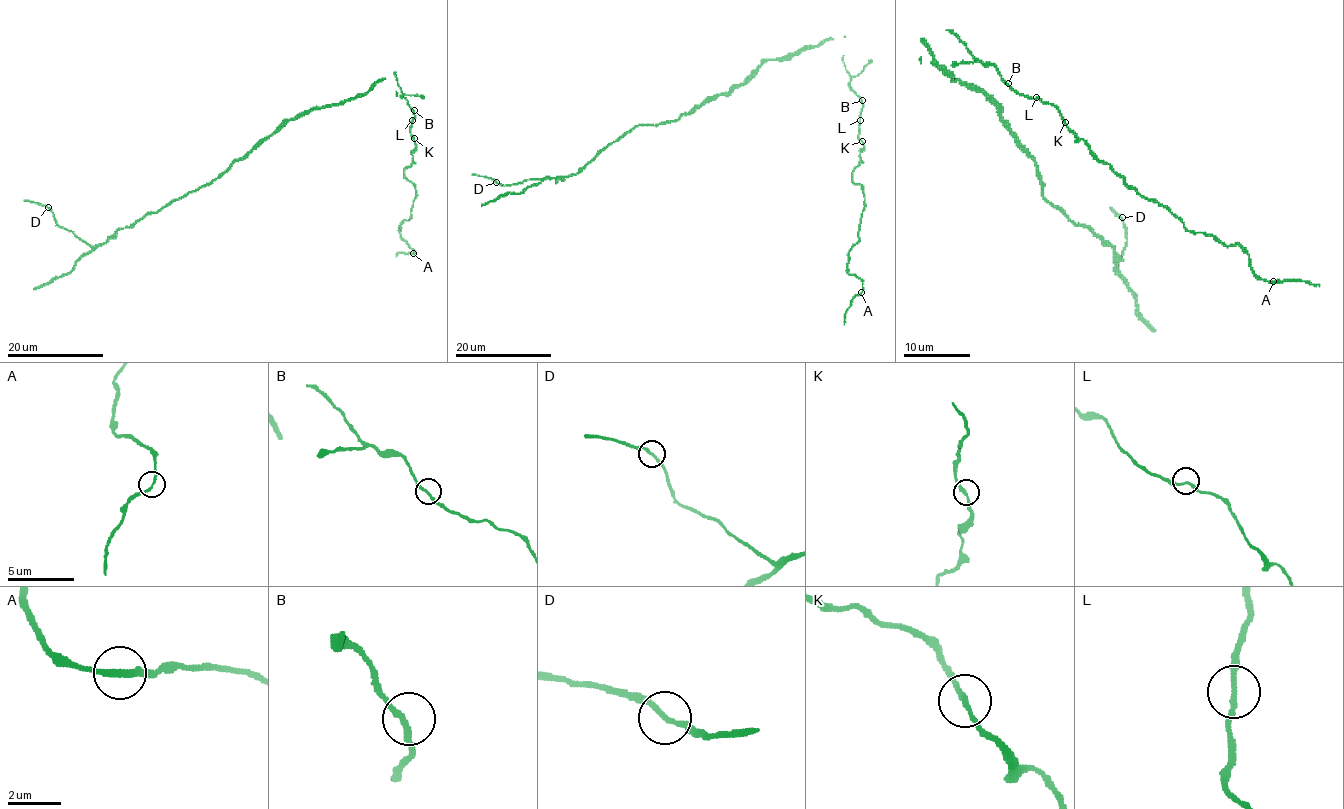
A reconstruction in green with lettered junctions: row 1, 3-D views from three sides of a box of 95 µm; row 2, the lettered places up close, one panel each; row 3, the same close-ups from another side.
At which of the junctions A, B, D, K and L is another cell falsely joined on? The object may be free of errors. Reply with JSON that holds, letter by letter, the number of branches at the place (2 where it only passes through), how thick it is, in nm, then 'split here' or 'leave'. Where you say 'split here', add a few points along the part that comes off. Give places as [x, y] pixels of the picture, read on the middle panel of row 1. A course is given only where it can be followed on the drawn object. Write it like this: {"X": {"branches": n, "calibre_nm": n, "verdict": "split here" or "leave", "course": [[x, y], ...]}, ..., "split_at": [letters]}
{"A": {"branches": 2, "calibre_nm": 200, "verdict": "leave"}, "B": {"branches": 2, "calibre_nm": 200, "verdict": "leave"}, "D": {"branches": 2, "calibre_nm": 190, "verdict": "leave"}, "K": {"branches": 2, "calibre_nm": 190, "verdict": "leave"}, "L": {"branches": 2, "calibre_nm": 200, "verdict": "leave"}, "split_at": []}

